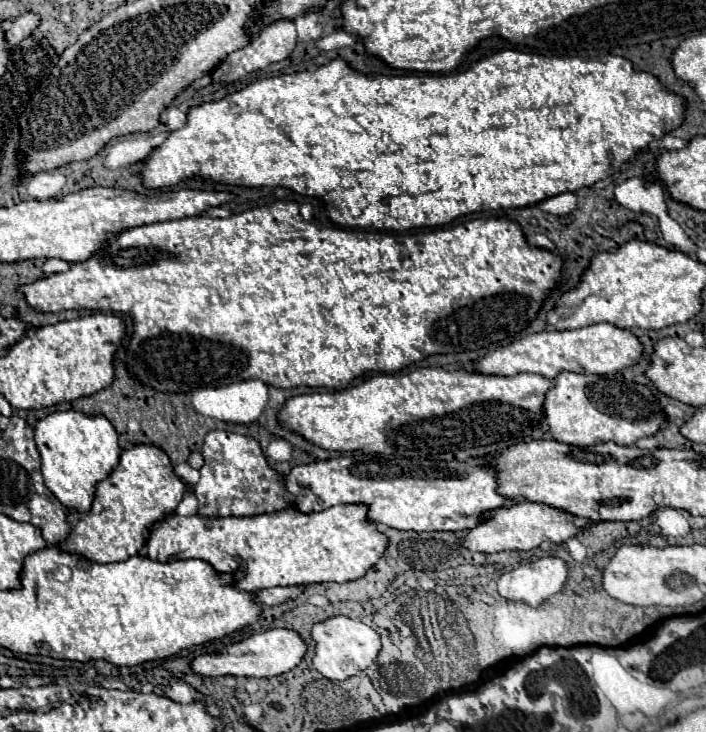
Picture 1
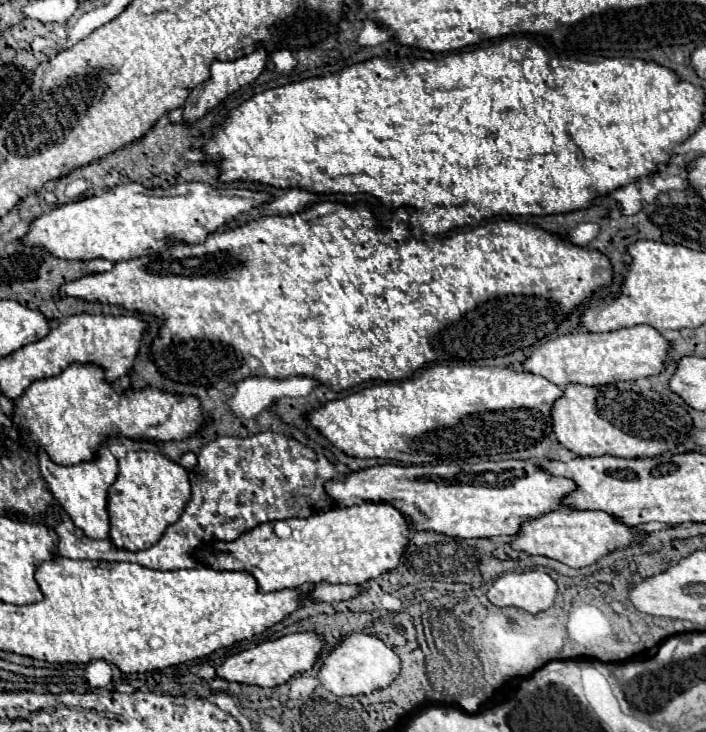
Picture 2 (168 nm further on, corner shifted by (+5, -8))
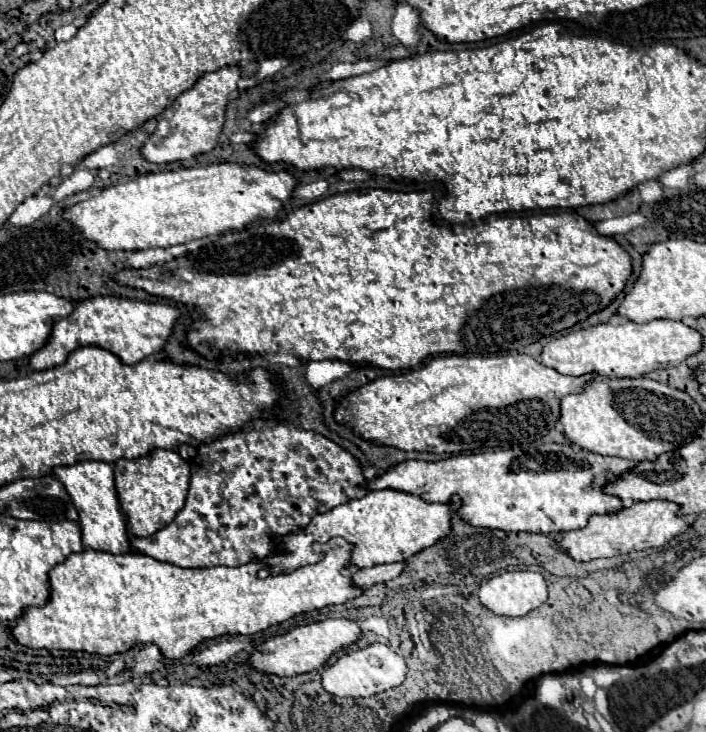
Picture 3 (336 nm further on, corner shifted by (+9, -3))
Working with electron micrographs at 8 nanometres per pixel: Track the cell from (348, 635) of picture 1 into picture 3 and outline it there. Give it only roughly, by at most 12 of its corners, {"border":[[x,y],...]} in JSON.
{"border":[[374,642],[322,672],[326,692],[372,696],[402,684],[404,658]]}

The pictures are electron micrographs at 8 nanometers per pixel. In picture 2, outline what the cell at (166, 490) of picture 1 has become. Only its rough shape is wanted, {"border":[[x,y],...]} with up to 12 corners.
{"border":[[130,451],[108,493],[110,541],[152,547],[190,501],[188,471]]}

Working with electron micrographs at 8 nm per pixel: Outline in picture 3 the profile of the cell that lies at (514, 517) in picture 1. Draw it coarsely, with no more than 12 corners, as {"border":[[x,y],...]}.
{"border":[[664,500],[560,532],[576,562],[664,546],[688,524]]}

